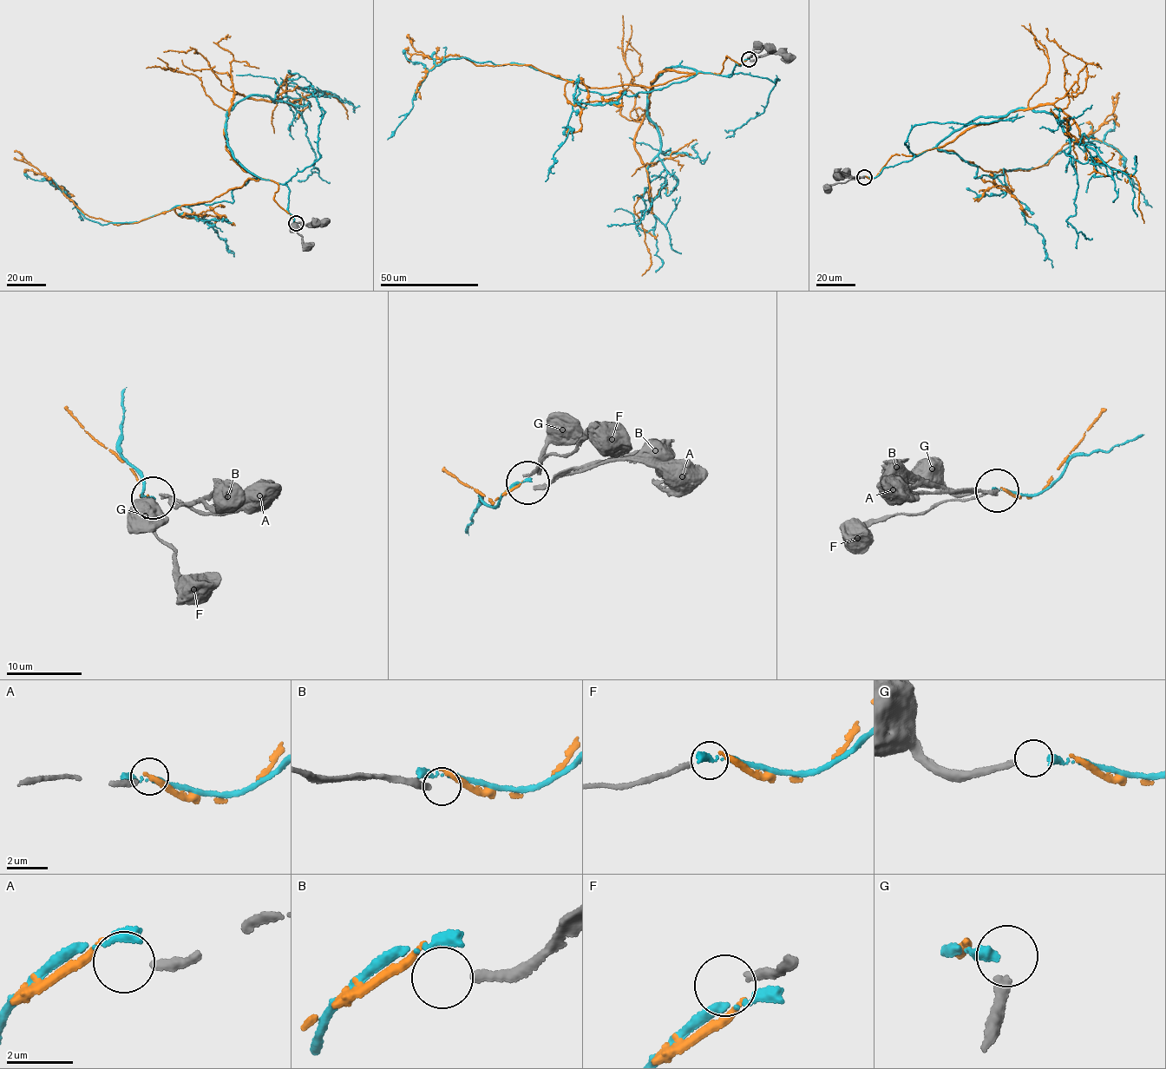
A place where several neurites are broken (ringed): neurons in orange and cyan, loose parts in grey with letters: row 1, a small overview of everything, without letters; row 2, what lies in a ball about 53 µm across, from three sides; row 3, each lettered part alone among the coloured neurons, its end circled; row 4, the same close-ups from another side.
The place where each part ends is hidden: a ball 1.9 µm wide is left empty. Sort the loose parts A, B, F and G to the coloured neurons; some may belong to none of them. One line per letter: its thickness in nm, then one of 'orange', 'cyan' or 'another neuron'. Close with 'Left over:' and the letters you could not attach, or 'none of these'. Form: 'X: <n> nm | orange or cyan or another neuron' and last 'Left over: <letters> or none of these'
A: 280 nm | another neuron
B: 280 nm | another neuron
F: 280 nm | another neuron
G: 280 nm | cyan
Left over: A, B, F

